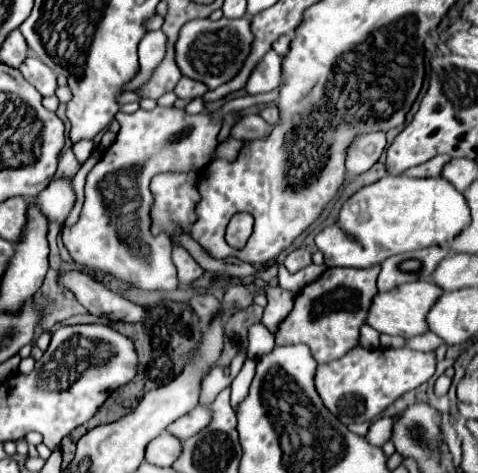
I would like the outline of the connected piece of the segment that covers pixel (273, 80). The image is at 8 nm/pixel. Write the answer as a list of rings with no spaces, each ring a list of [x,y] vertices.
[[[268,51],[252,71],[246,83],[246,91],[250,95],[274,91],[280,85],[280,63],[282,63],[282,57],[278,57],[274,51]]]

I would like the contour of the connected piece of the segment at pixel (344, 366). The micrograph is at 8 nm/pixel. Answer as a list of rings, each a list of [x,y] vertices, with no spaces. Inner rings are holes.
[[[356,347],[338,361],[318,365],[316,389],[324,405],[344,423],[366,423],[378,417],[402,393],[426,383],[436,371],[436,355],[414,349],[364,349]]]

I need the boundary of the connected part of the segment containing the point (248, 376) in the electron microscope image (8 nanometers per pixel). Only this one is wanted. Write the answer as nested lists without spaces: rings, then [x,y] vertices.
[[[246,359],[244,367],[240,369],[240,373],[234,377],[234,381],[230,385],[230,389],[232,389],[232,407],[234,409],[238,409],[238,403],[244,401],[244,397],[248,395],[250,383],[254,379],[254,367],[256,367],[256,363],[250,361],[250,359]]]

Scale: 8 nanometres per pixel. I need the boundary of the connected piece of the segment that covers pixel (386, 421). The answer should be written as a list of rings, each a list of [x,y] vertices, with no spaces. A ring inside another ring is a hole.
[[[380,417],[378,421],[374,421],[366,433],[366,441],[370,445],[382,447],[388,439],[390,439],[390,431],[392,431],[392,417]]]

